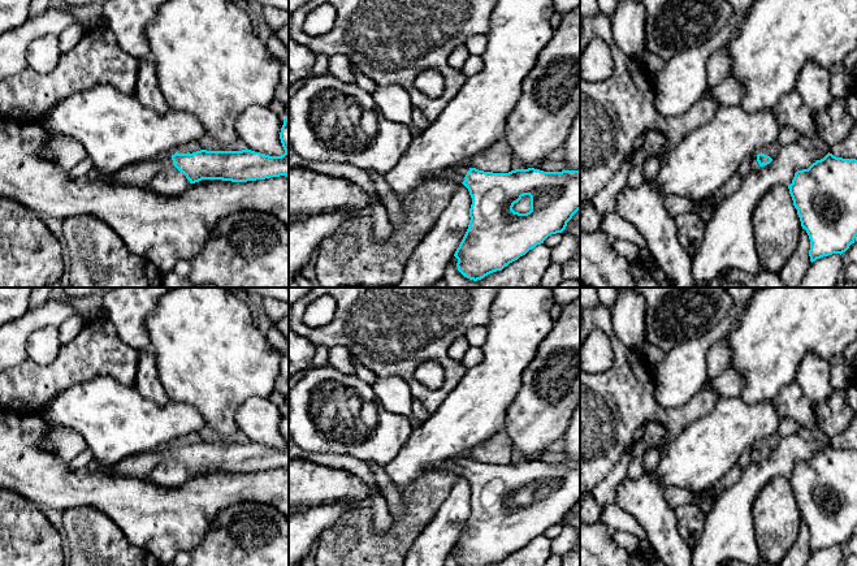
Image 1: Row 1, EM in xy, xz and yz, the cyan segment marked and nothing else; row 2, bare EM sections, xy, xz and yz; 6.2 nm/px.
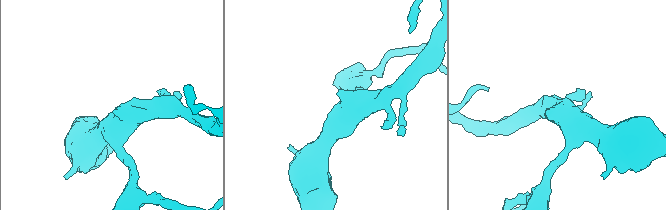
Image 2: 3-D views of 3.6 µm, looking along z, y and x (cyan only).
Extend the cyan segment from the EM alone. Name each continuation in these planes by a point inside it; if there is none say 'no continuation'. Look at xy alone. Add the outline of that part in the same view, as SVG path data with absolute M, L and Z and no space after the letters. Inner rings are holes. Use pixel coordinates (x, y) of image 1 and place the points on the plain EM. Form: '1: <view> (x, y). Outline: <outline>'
1: xy (141, 466). Outline: M168 448L164 451L143 453L137 457L126 458L108 467L103 466L96 458L94 458L87 465L87 468L92 472L108 472L114 476L147 479L163 459L173 457L172 448Z

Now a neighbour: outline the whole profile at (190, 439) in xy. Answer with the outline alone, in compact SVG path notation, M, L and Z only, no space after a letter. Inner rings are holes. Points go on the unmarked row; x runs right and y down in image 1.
M190 433L190 435L186 435L181 438L178 438L177 441L173 441L173 442L165 444L165 445L160 445L153 451L164 451L168 448L174 446L176 444L178 444L178 445L187 445L187 444L192 445L192 444L196 444L196 442L200 442L200 441L203 441L203 438L198 433Z

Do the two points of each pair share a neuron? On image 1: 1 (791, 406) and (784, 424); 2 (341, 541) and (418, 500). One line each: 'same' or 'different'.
1: different
2: same

